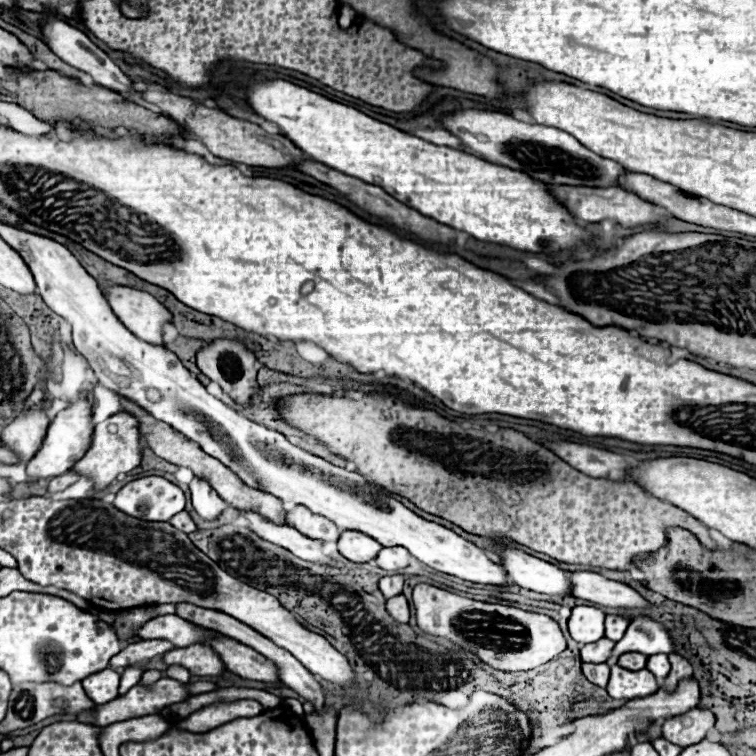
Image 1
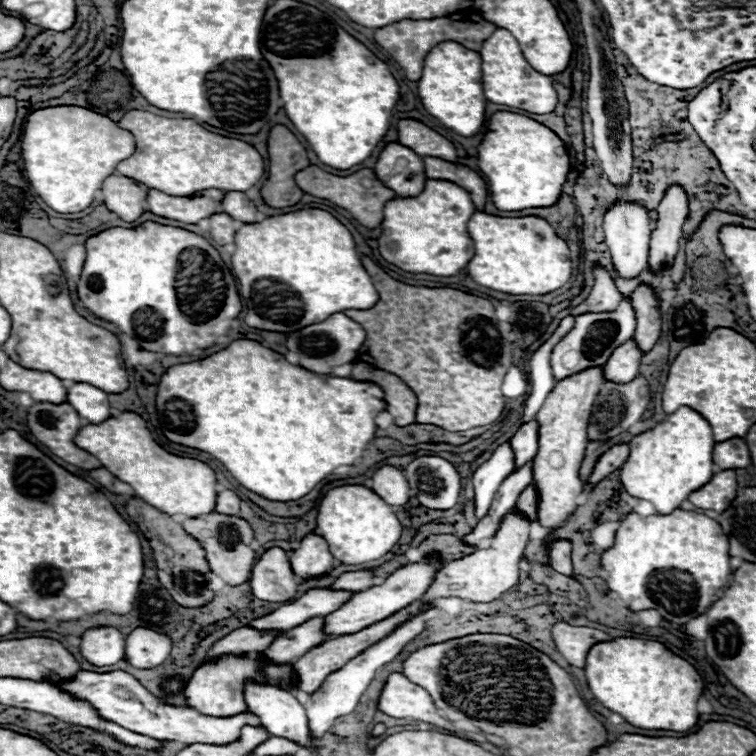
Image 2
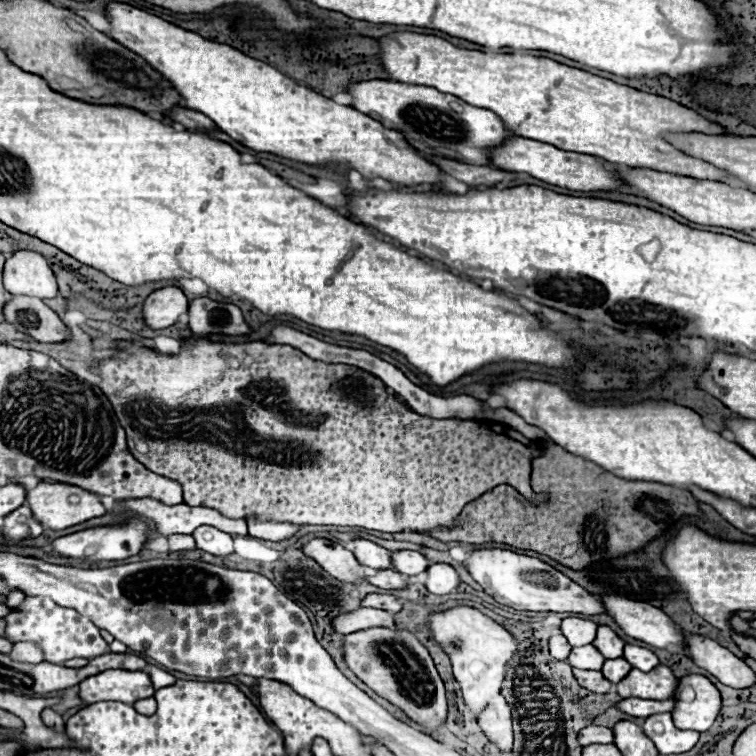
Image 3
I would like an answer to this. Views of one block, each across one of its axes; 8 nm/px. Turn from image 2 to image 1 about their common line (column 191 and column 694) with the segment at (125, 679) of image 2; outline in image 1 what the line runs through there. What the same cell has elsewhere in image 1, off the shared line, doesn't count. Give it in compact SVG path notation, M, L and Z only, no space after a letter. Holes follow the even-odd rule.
M694 708L694 710L688 710L686 714L668 718L662 724L662 736L672 744L686 748L704 740L704 736L714 728L714 720L716 718L710 710Z

